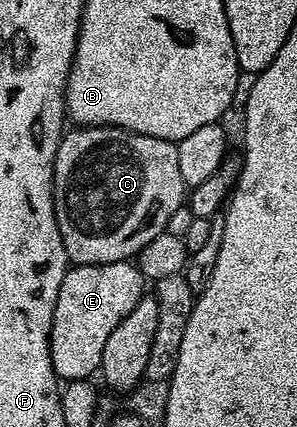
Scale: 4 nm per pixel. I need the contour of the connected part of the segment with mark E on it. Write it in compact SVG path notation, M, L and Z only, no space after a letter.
M129 260L113 261L107 265L74 265L67 268L60 283L60 295L56 295L56 311L52 315L50 332L50 358L54 373L63 382L85 381L93 378L101 370L104 342L112 335L112 327L140 303L144 295L144 278L137 264Z

